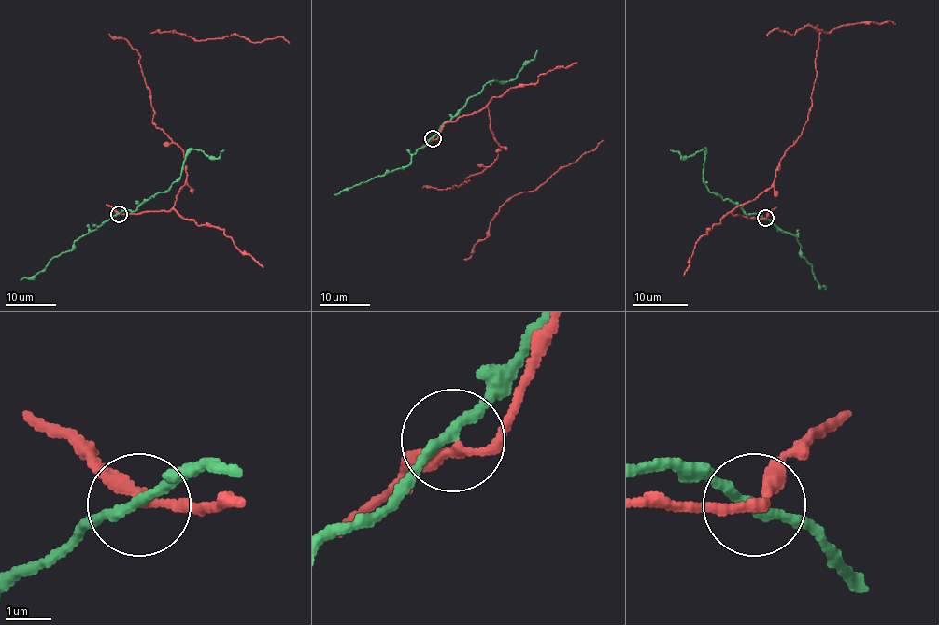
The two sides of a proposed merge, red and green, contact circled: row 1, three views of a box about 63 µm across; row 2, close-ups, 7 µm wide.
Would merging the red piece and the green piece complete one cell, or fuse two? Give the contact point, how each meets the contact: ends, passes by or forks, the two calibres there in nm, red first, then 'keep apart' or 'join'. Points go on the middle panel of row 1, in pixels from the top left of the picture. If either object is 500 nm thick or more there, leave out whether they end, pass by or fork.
place (433, 138); red passes by; green passes by; calibres 240 and 200 nm; keep apart

